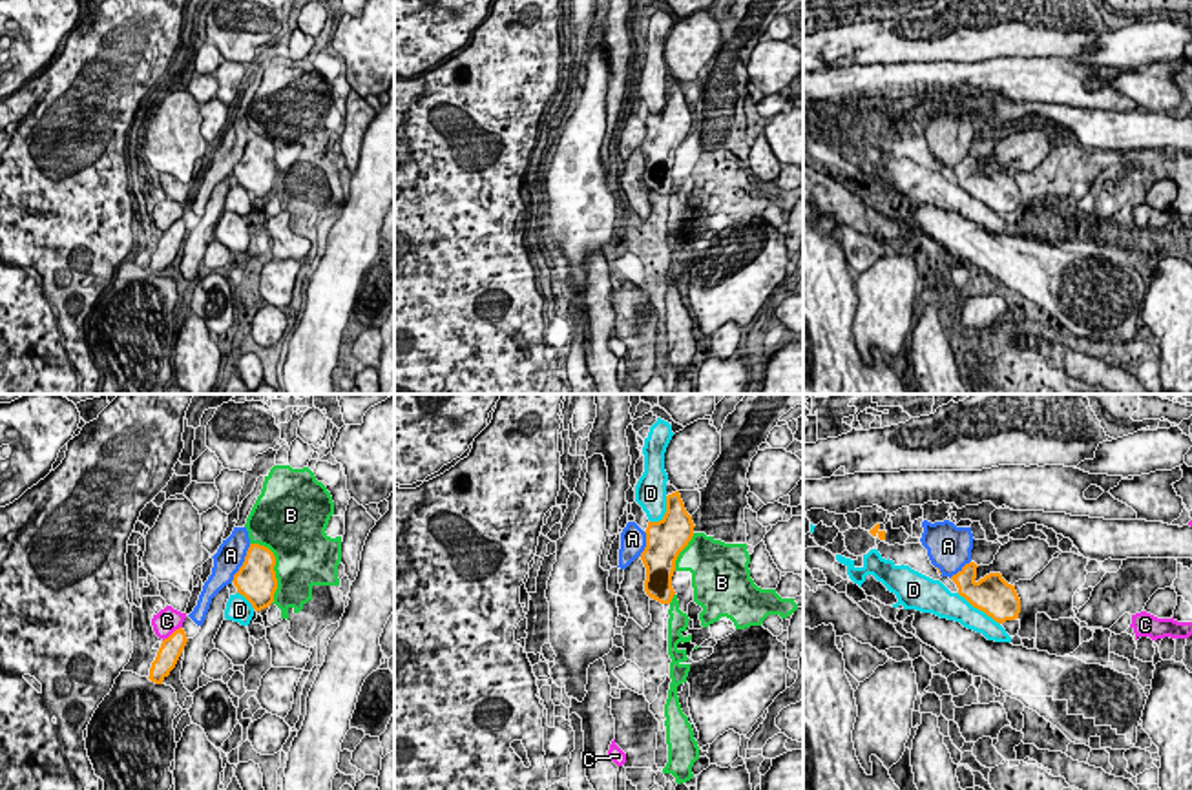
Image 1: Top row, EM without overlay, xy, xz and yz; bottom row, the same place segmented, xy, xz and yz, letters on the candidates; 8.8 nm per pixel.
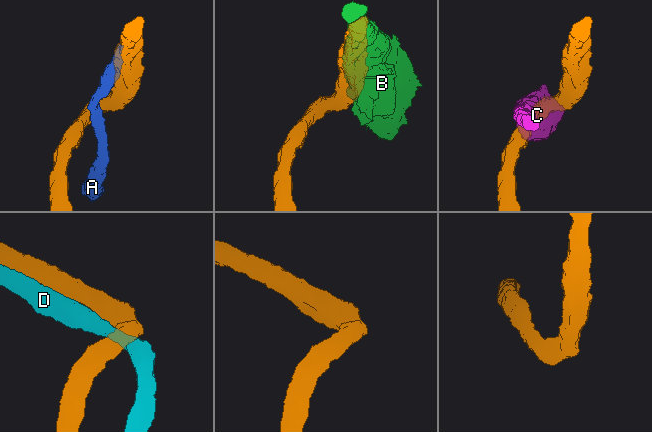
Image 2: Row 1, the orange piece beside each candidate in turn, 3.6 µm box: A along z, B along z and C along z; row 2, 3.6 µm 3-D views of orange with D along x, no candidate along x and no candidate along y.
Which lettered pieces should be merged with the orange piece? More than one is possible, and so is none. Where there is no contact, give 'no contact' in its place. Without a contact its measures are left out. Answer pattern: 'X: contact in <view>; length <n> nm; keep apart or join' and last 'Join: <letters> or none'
A: contact in xy; length 380 nm; keep apart
B: contact in xy; length 600 nm; keep apart
C: contact in xy; length 220 nm; keep apart
D: contact in yz; length 480 nm; join
Join: D

